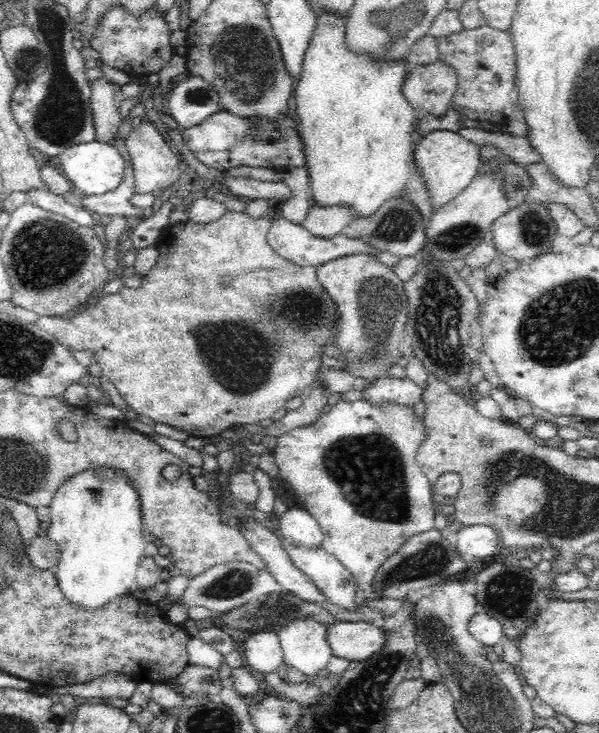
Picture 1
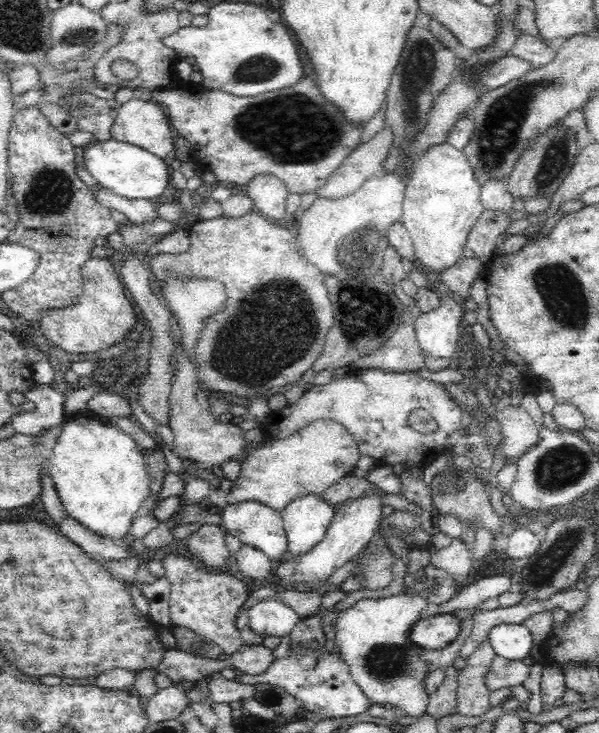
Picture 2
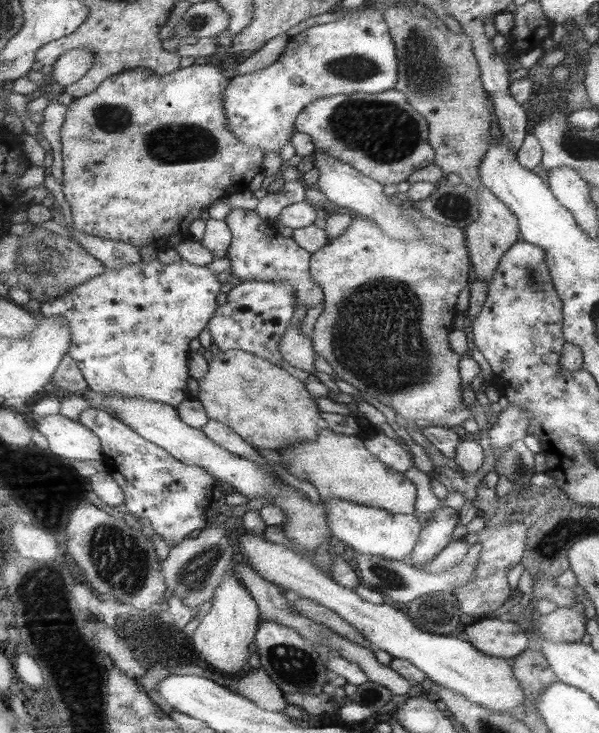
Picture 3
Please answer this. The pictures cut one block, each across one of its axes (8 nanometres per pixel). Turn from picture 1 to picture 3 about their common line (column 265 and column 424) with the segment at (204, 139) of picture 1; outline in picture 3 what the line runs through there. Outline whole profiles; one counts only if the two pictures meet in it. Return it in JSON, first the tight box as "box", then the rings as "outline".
{"box":[295,90,437,184],"outline":[[[399,90],[383,94],[357,92],[315,100],[297,118],[295,128],[311,134],[317,148],[325,148],[329,156],[353,166],[363,176],[371,176],[379,184],[399,184],[437,160],[429,120]]]}

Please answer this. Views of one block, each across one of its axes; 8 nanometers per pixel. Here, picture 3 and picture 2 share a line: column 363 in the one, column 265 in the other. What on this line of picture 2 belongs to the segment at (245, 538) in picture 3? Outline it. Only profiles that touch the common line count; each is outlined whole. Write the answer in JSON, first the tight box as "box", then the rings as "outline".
{"box":[250,594,300,638],"outline":[[[276,594],[256,602],[250,610],[250,630],[258,634],[260,638],[274,636],[274,638],[286,638],[292,634],[292,628],[300,622],[296,610],[292,610],[288,604],[284,604]]]}

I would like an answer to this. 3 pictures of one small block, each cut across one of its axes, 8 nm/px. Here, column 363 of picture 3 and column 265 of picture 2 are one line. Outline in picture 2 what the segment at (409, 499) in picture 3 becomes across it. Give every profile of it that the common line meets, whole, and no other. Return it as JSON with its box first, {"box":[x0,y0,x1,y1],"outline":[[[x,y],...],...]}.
{"box":[228,418,360,512],"outline":[[[332,418],[312,420],[282,440],[264,442],[260,450],[250,454],[248,460],[240,464],[240,476],[232,484],[228,504],[234,506],[240,502],[262,502],[264,506],[282,512],[298,496],[322,496],[326,488],[336,484],[340,478],[350,476],[360,458],[360,446],[344,424]]]}

